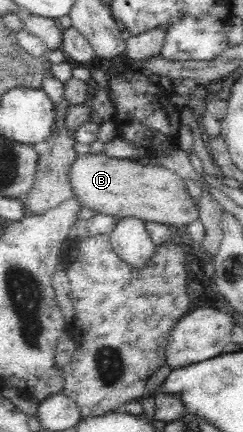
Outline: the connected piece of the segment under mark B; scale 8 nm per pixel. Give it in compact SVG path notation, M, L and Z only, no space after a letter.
M105 153L77 155L68 175L74 196L84 207L108 216L139 218L145 222L167 224L173 228L199 219L199 209L184 187L184 179L161 164L142 165L131 159L113 158Z

